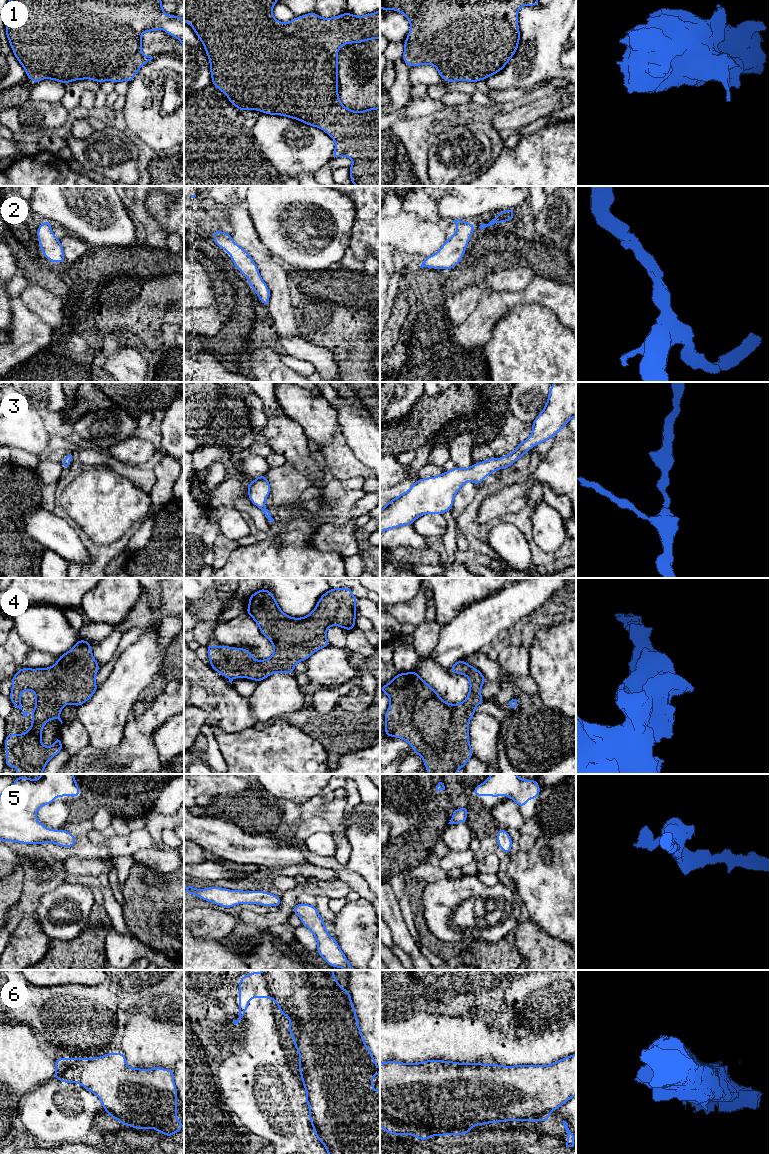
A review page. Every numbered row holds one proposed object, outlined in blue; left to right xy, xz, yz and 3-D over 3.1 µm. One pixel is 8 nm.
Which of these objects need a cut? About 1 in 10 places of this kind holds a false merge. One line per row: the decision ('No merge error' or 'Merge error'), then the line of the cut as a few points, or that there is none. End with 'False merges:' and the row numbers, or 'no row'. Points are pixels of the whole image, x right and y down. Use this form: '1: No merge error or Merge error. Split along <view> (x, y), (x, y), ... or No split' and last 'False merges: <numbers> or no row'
1: No merge error. No split
2: No merge error. No split
3: No merge error. No split
4: No merge error. No split
5: No merge error. No split
6: No merge error. No split
False merges: no row

